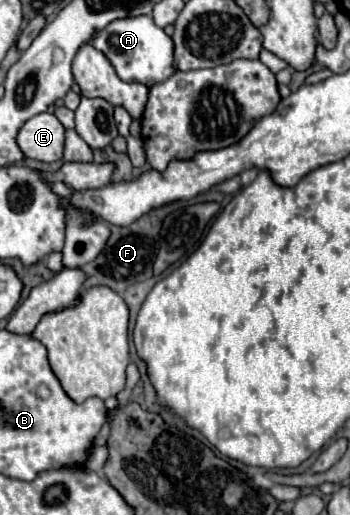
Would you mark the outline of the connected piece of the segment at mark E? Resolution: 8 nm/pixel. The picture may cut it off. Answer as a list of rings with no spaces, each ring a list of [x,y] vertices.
[[[38,113],[26,121],[18,133],[24,155],[42,163],[62,161],[66,129],[52,113]]]

